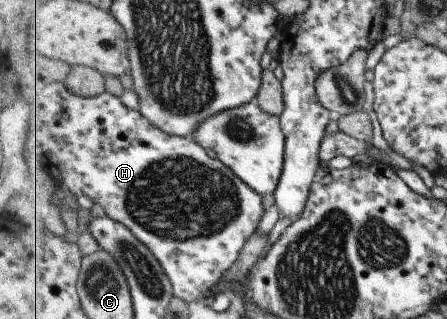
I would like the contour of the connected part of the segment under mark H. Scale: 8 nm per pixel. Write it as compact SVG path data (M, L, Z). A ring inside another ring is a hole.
M53 82L51 84L31 85L23 90L22 94L25 105L31 105L30 119L27 131L25 132L24 145L22 149L23 159L26 164L35 167L38 172L43 173L49 181L50 188L68 188L73 191L86 204L91 202L99 203L111 219L118 220L119 223L129 227L153 253L163 265L171 283L173 284L174 297L179 297L185 302L196 302L203 297L207 297L213 291L213 287L221 280L225 271L229 271L240 258L241 250L245 243L257 232L257 225L261 217L265 215L263 209L263 199L260 192L255 191L253 187L245 183L232 170L227 167L219 158L209 157L206 149L197 143L193 138L175 136L163 131L156 124L151 123L140 110L134 111L123 105L123 101L113 93L105 92L98 96L85 97L73 93L65 82Z

